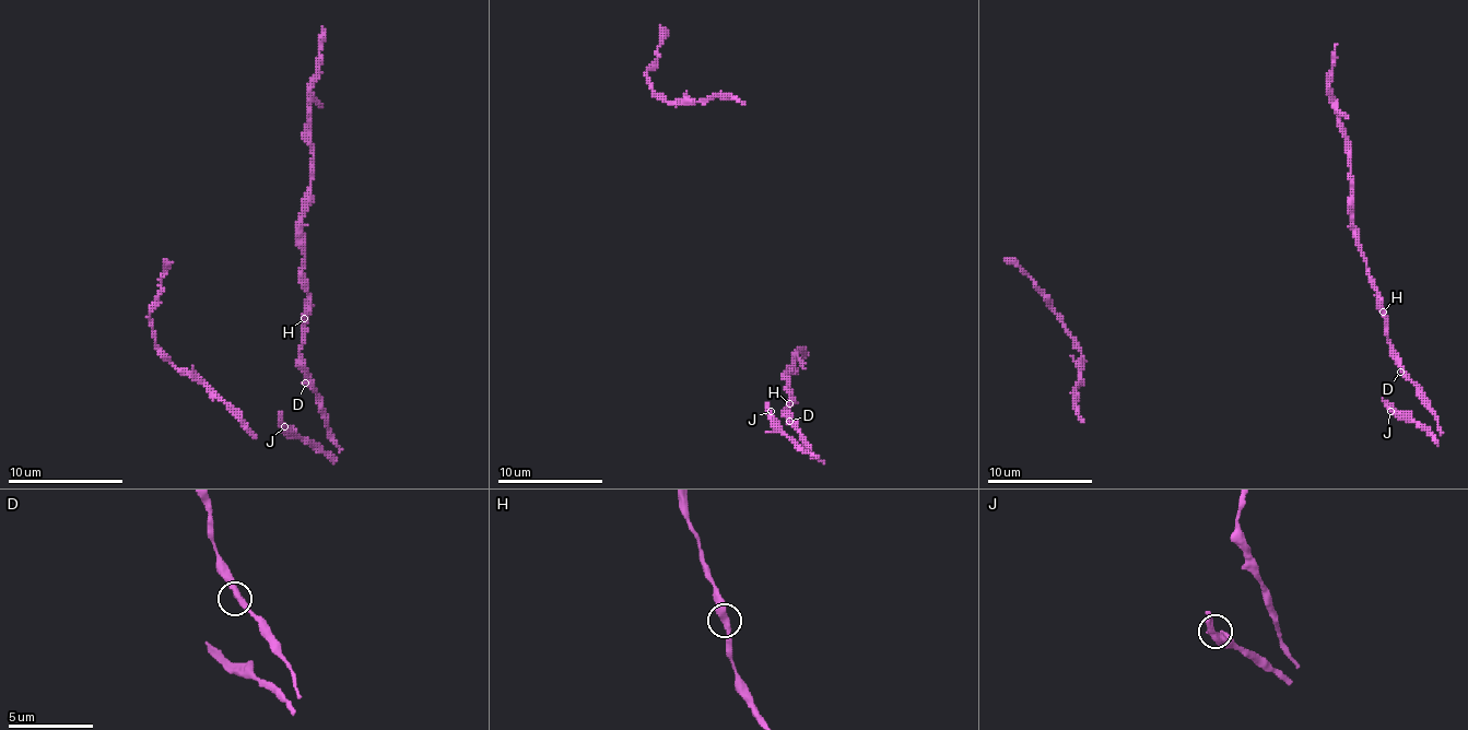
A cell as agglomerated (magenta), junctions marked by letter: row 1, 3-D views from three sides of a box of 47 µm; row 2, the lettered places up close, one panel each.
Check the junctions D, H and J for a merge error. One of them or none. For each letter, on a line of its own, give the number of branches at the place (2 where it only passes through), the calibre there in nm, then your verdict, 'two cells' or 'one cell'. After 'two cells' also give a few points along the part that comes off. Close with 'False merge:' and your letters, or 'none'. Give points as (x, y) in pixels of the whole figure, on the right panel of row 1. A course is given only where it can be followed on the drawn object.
D: 2 branches meet; 400 nm thick; one cell
H: 2 branches meet; 400 nm thick; one cell
J: 2 branches meet; 400 nm thick; one cell
False merge: none

